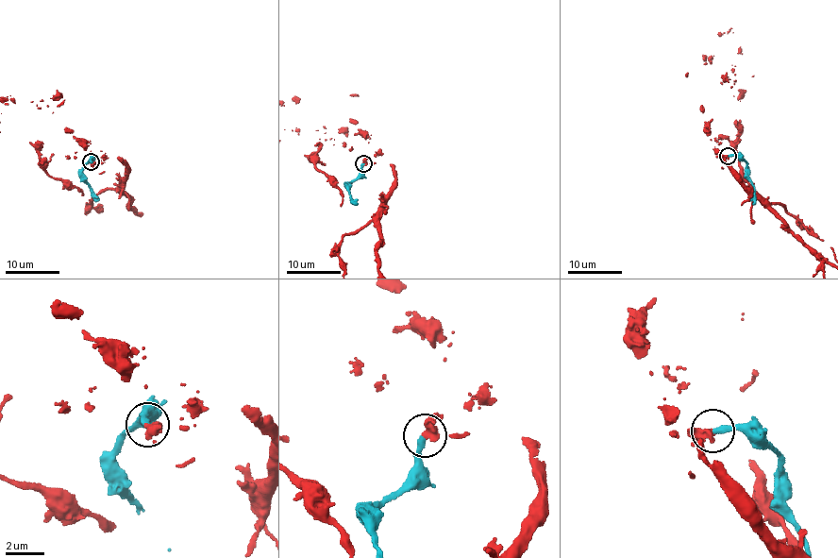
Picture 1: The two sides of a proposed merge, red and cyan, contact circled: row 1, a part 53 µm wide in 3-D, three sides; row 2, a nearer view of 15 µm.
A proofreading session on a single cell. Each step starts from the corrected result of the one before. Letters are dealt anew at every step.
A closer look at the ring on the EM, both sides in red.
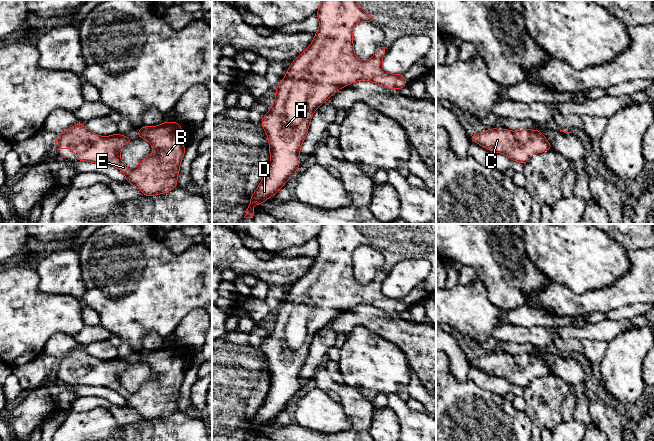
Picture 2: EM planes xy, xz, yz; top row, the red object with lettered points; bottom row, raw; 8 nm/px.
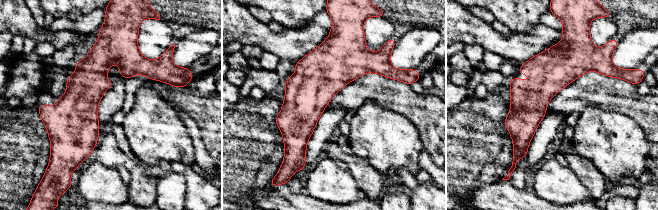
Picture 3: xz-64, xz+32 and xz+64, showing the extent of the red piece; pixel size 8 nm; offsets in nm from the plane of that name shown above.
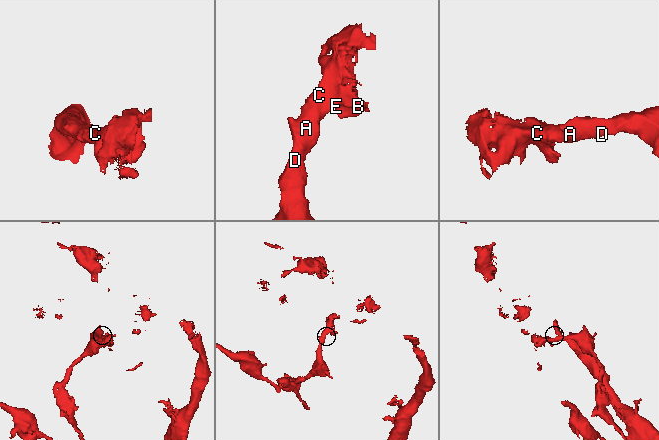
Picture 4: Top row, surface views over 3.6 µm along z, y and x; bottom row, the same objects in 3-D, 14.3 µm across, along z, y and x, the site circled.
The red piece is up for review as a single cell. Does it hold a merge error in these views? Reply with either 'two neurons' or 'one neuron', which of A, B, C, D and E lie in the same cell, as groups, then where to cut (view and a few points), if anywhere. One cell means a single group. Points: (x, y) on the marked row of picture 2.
one neuron | A B C D E | no cut

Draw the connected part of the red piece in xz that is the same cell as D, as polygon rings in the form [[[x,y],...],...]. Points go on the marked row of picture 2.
[[[322,0],[316,12],[320,27],[314,40],[306,50],[295,58],[289,66],[286,76],[277,85],[276,98],[270,111],[261,120],[269,140],[270,164],[266,175],[250,197],[244,218],[253,218],[256,214],[253,205],[265,202],[296,174],[300,165],[300,147],[304,142],[312,115],[326,100],[340,88],[359,80],[369,80],[390,89],[400,90],[406,85],[403,74],[389,74],[382,66],[386,46],[382,44],[369,60],[355,57],[353,47],[353,28],[362,21],[374,23],[374,16],[362,10],[358,0]]]

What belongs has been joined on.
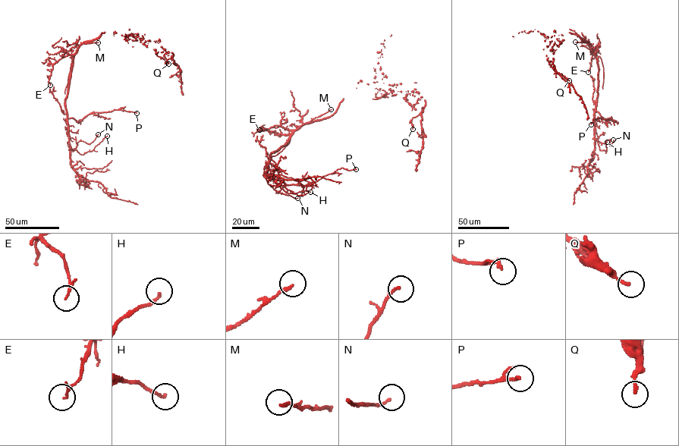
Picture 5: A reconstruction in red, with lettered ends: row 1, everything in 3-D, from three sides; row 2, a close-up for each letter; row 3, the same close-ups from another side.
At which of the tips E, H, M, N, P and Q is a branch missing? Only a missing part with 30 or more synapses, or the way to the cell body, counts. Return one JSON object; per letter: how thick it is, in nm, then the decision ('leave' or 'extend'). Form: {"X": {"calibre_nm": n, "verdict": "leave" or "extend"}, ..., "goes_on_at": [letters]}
{"E": {"calibre_nm": 90, "verdict": "leave"}, "H": {"calibre_nm": 150, "verdict": "leave"}, "M": {"calibre_nm": 160, "verdict": "leave"}, "N": {"calibre_nm": 130, "verdict": "leave"}, "P": {"calibre_nm": 190, "verdict": "leave"}, "Q": {"calibre_nm": 170, "verdict": "leave"}, "goes_on_at": []}

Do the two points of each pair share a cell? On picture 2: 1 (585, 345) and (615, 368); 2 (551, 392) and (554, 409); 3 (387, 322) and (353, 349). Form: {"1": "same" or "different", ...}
{"1": "different", "2": "same", "3": "different"}

